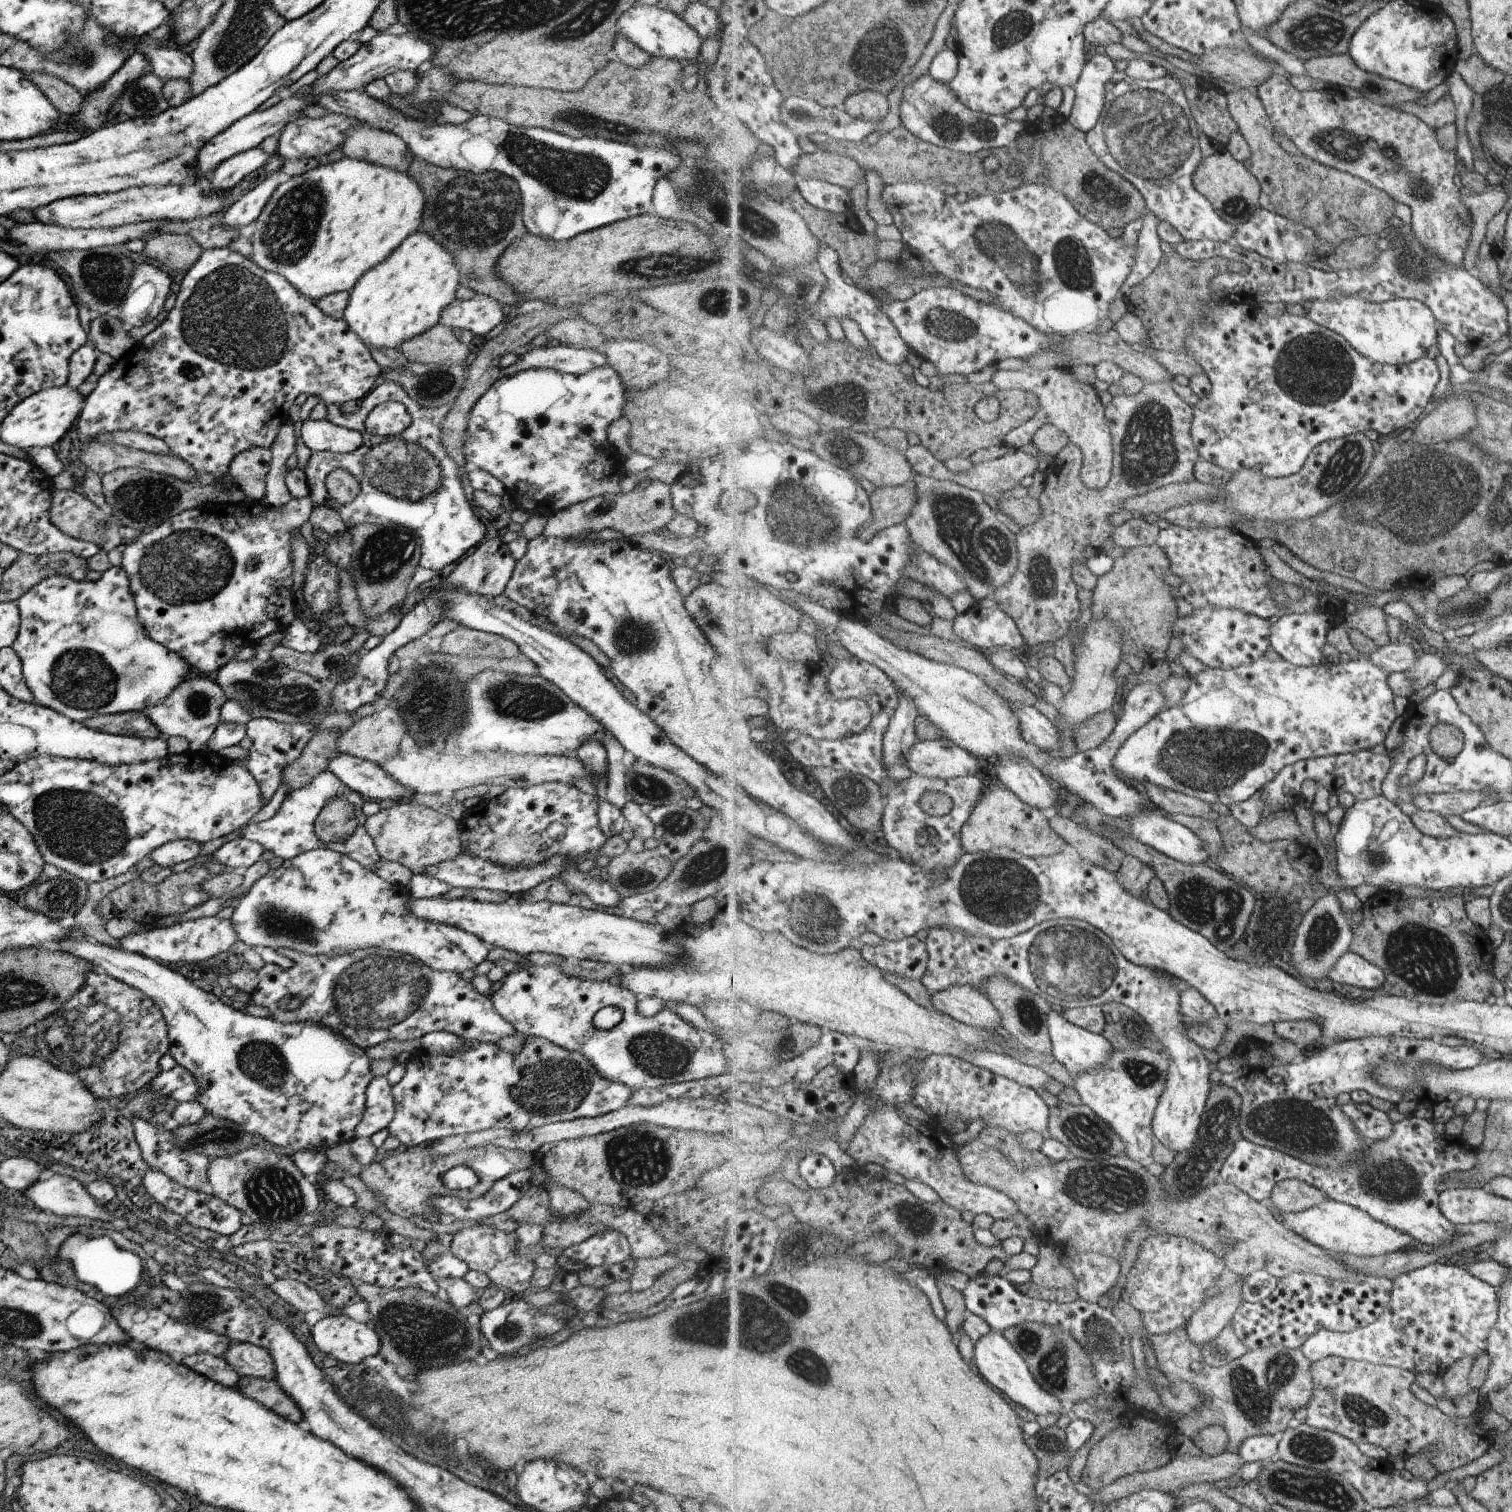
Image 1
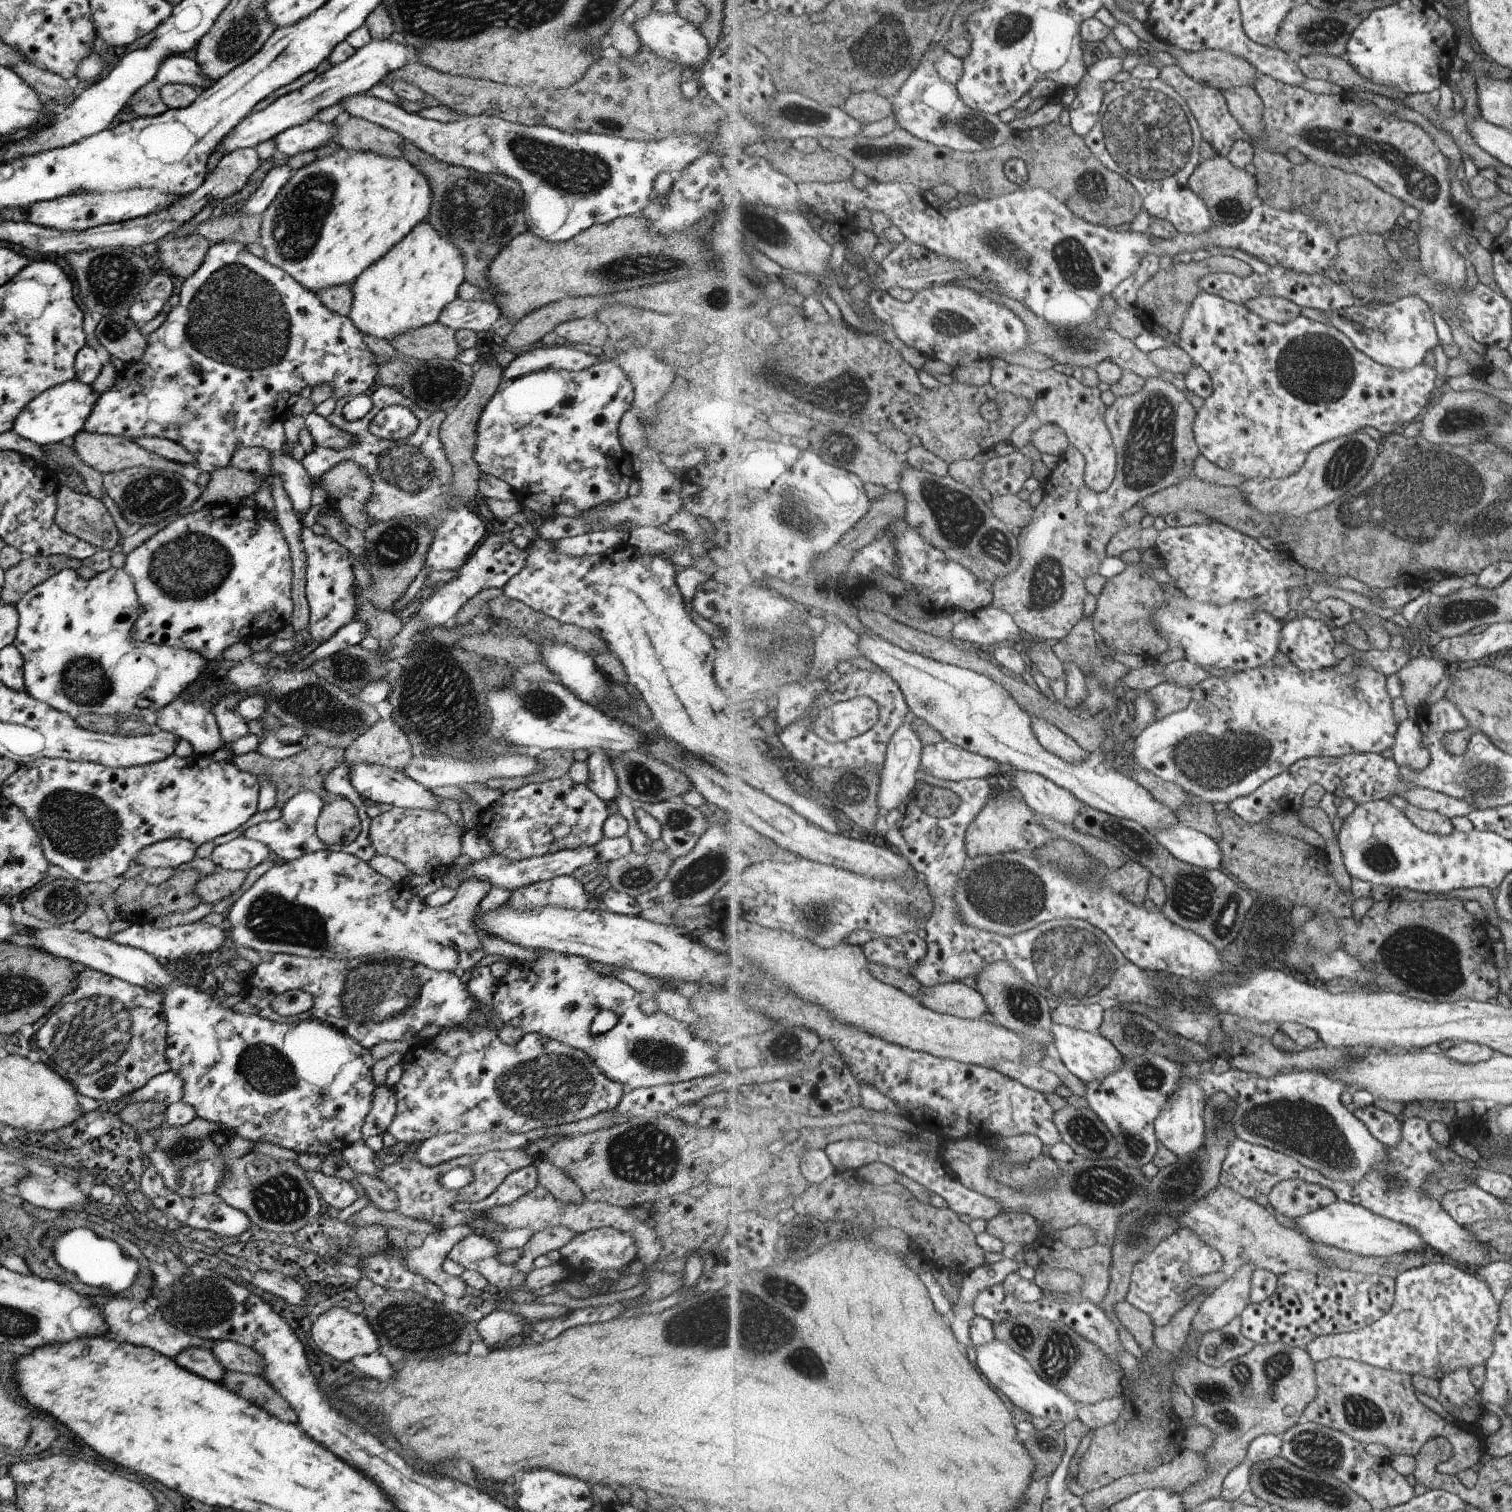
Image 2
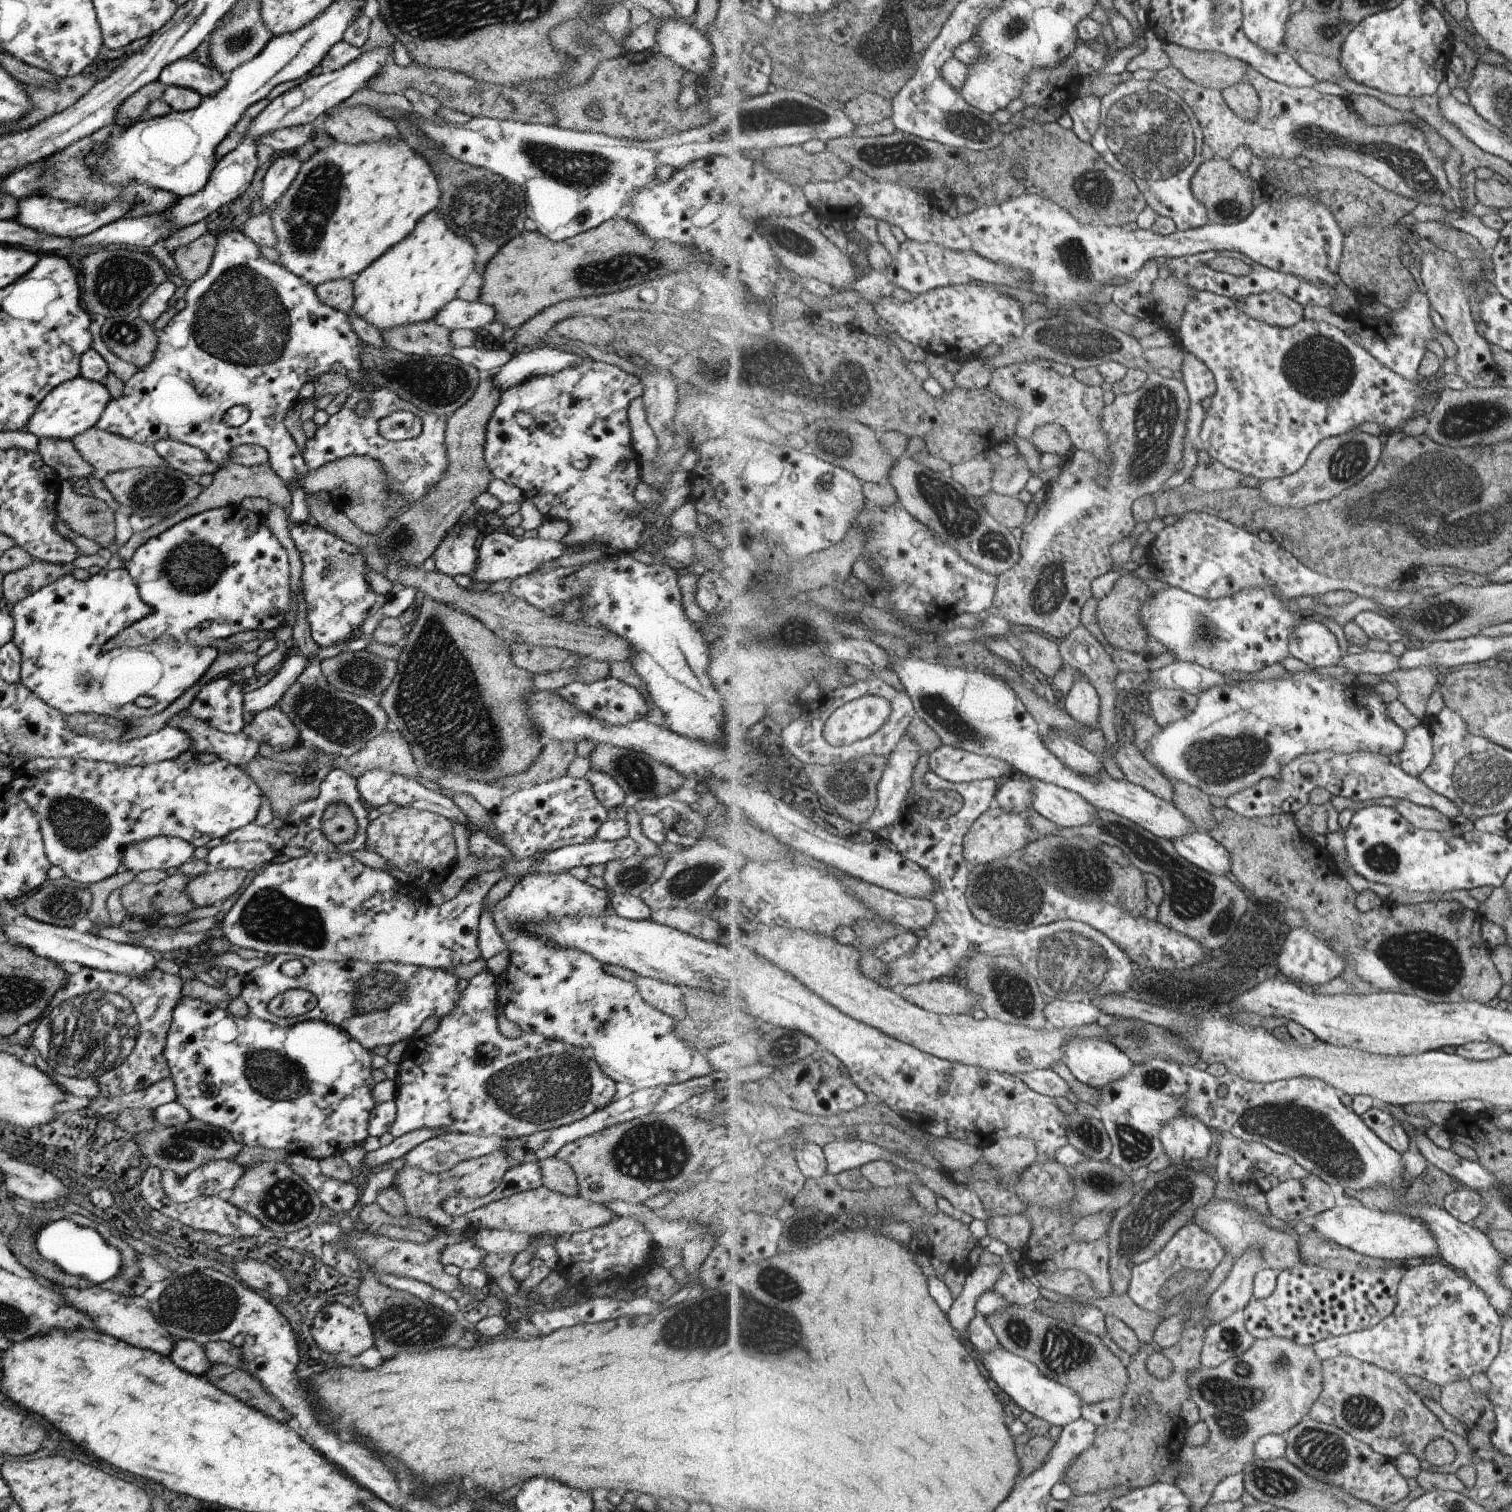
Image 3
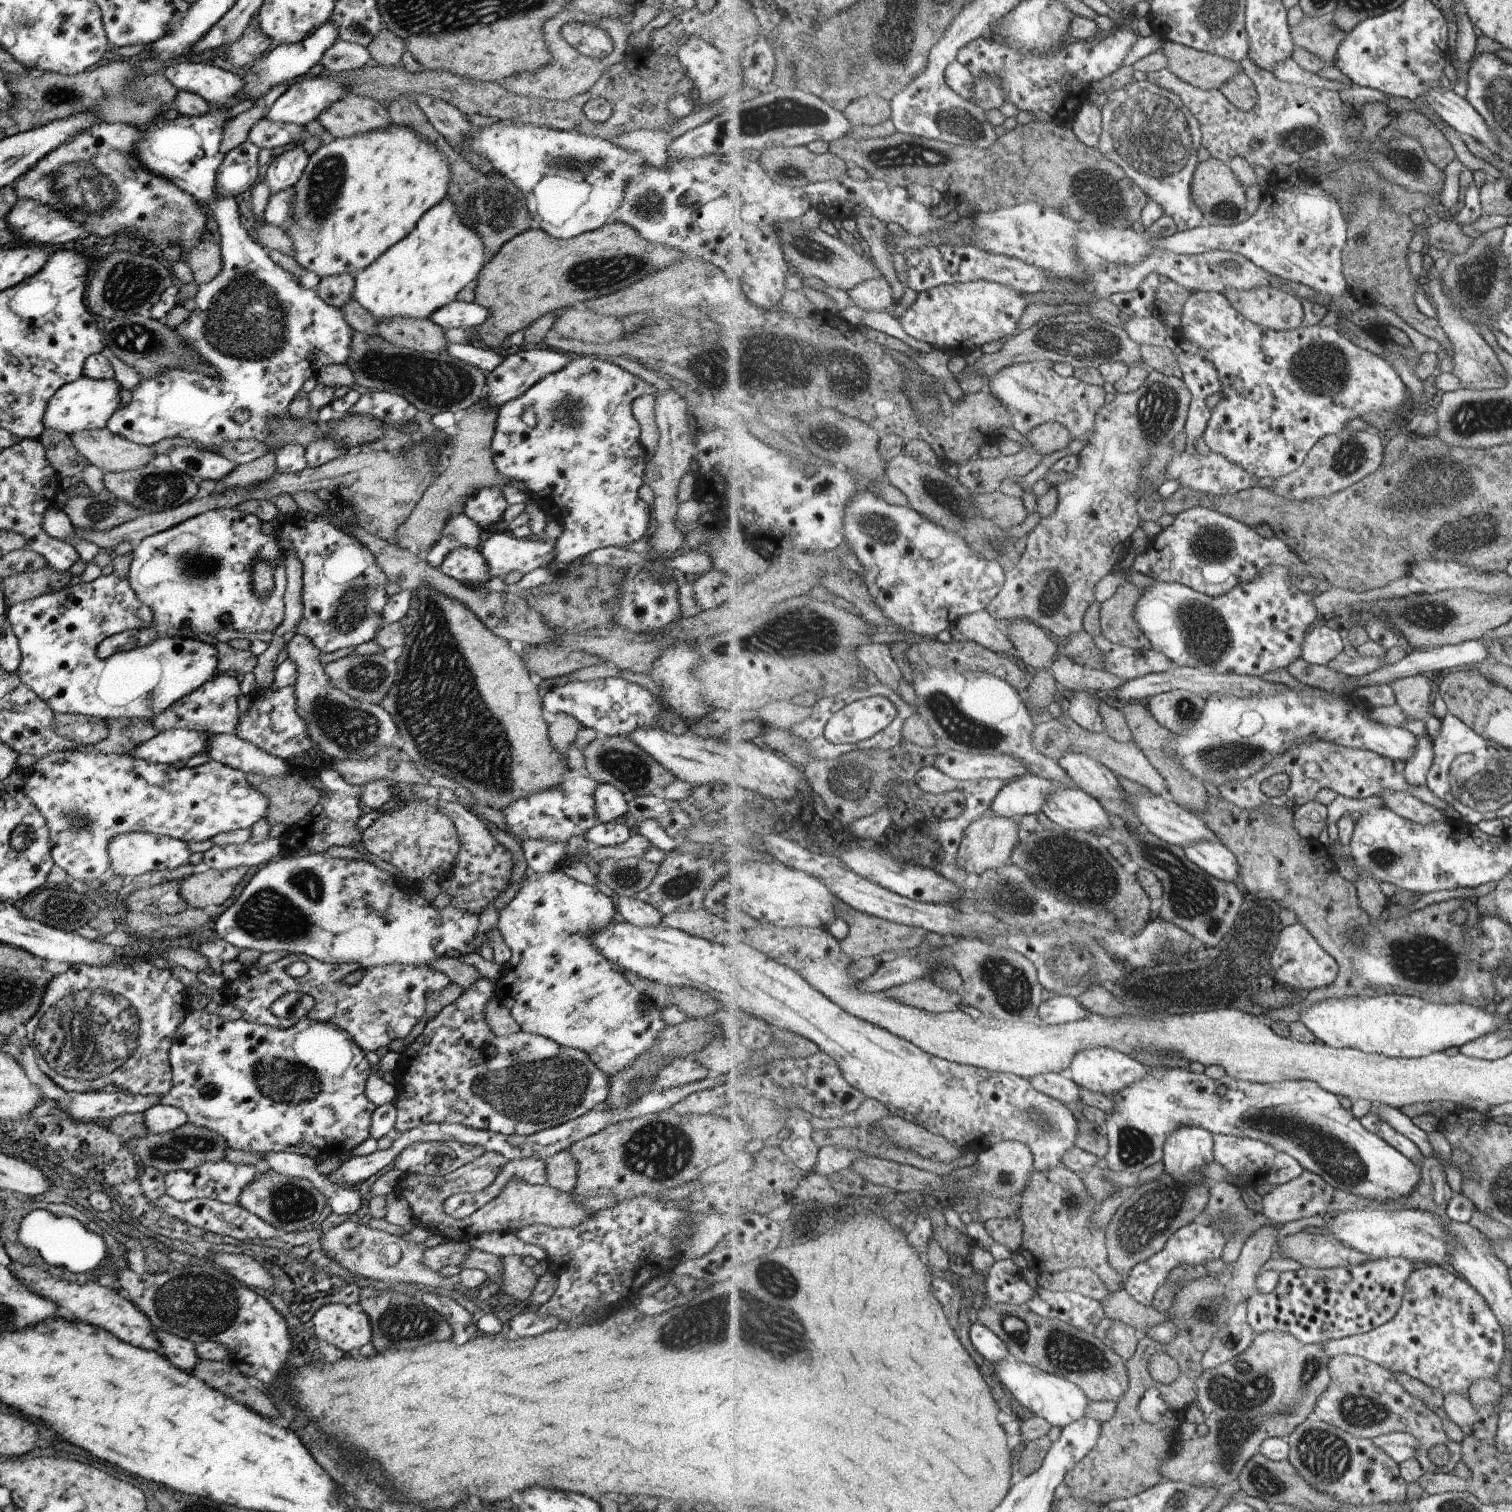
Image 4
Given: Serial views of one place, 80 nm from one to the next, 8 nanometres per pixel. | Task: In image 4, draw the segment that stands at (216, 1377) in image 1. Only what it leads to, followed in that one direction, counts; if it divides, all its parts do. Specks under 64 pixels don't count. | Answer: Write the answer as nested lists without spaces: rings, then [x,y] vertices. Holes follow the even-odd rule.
[[[153,1329],[158,1340],[161,1356],[165,1357],[175,1368],[191,1370],[199,1360],[194,1351],[194,1344],[187,1339],[167,1334],[159,1329]]]

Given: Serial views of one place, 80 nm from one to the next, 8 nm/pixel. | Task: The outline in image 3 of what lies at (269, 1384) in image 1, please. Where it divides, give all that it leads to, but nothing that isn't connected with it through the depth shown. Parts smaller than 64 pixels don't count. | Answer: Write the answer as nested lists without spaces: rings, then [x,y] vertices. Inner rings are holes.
[[[212,1364],[202,1376],[209,1384],[213,1384],[225,1394],[231,1394],[239,1402],[243,1402],[245,1398],[249,1406],[253,1406],[255,1410],[261,1410],[263,1414],[275,1418],[277,1422],[285,1422],[289,1418],[289,1414],[281,1408],[281,1404],[271,1400],[269,1394],[265,1394],[267,1391],[260,1382],[243,1372],[241,1368],[227,1369],[224,1364]]]

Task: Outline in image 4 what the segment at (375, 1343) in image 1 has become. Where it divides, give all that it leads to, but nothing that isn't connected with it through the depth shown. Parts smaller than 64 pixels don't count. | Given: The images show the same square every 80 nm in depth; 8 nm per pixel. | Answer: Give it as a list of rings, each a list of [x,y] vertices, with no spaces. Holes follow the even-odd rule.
[[[325,1304],[311,1318],[313,1330],[319,1338],[335,1348],[349,1352],[363,1346],[371,1338],[367,1315],[351,1310],[344,1304]]]

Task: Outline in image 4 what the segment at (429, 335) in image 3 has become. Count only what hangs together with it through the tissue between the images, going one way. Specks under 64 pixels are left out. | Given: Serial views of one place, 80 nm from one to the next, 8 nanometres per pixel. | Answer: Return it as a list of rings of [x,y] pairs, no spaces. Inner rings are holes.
[[[391,317],[376,321],[375,334],[403,349],[438,353],[446,347],[443,329],[431,319]]]

